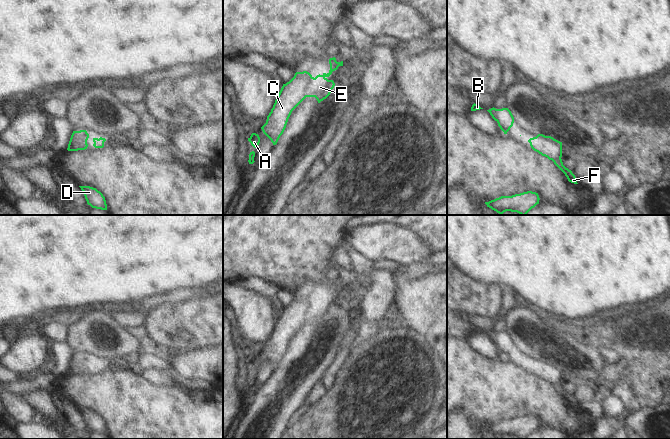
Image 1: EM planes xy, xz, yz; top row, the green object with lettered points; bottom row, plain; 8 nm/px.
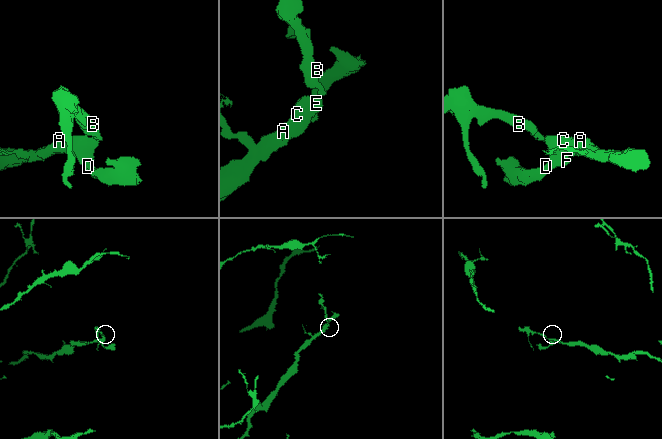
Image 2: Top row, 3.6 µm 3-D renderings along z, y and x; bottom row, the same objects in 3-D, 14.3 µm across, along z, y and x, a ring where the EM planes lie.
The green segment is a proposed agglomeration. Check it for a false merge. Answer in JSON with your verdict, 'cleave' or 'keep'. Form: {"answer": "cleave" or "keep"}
{"answer": "keep"}

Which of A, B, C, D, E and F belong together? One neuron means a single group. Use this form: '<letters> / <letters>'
A B C D E F

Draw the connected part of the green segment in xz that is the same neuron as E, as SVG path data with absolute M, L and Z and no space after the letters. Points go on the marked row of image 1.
M336 58L329 59L329 72L317 75L315 78L307 71L296 72L294 77L283 84L277 99L267 116L266 123L261 127L263 133L276 145L283 134L292 111L306 98L315 97L320 103L326 99L335 86L333 80L327 78L343 61L337 62Z

